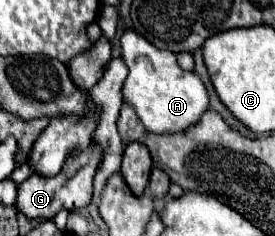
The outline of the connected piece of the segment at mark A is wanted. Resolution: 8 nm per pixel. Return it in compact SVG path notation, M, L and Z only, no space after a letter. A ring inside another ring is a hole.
M126 30L120 38L120 56L128 66L128 78L122 86L124 104L134 106L140 122L146 130L154 134L182 132L206 112L208 108L208 92L200 78L192 72L182 70L176 64L176 54L168 50L158 50L140 34Z

